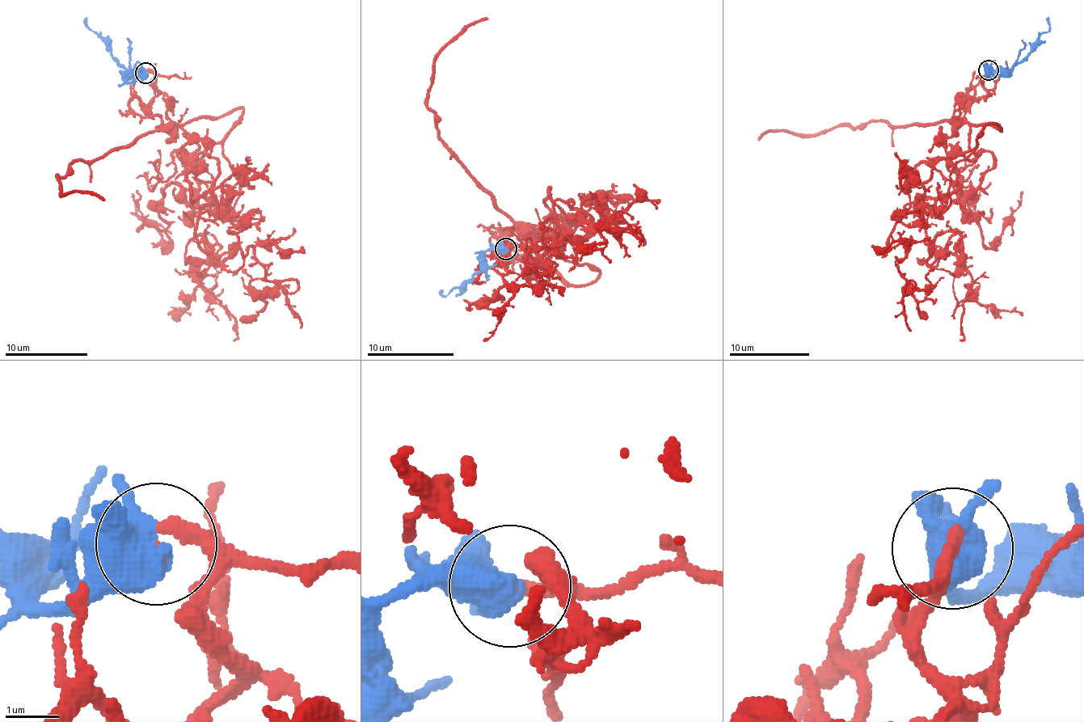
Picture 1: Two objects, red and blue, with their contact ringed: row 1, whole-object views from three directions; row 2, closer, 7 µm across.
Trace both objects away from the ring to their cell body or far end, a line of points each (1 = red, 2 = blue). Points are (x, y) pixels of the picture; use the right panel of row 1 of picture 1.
1: (989, 69), (961, 107), (959, 186), (904, 208), (910, 184), (918, 217), (890, 235), (918, 301), (934, 267)
2: (989, 69), (989, 75), (1005, 74), (1030, 51), (1038, 37), (1049, 30), (1048, 17)

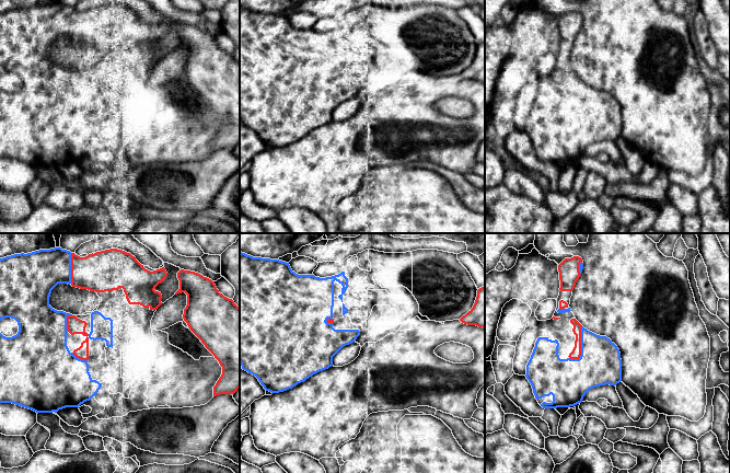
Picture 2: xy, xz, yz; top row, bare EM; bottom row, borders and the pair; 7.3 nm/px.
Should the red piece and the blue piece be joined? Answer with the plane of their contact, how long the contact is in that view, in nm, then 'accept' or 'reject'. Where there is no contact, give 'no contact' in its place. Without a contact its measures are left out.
yz | 260 nm | accept

